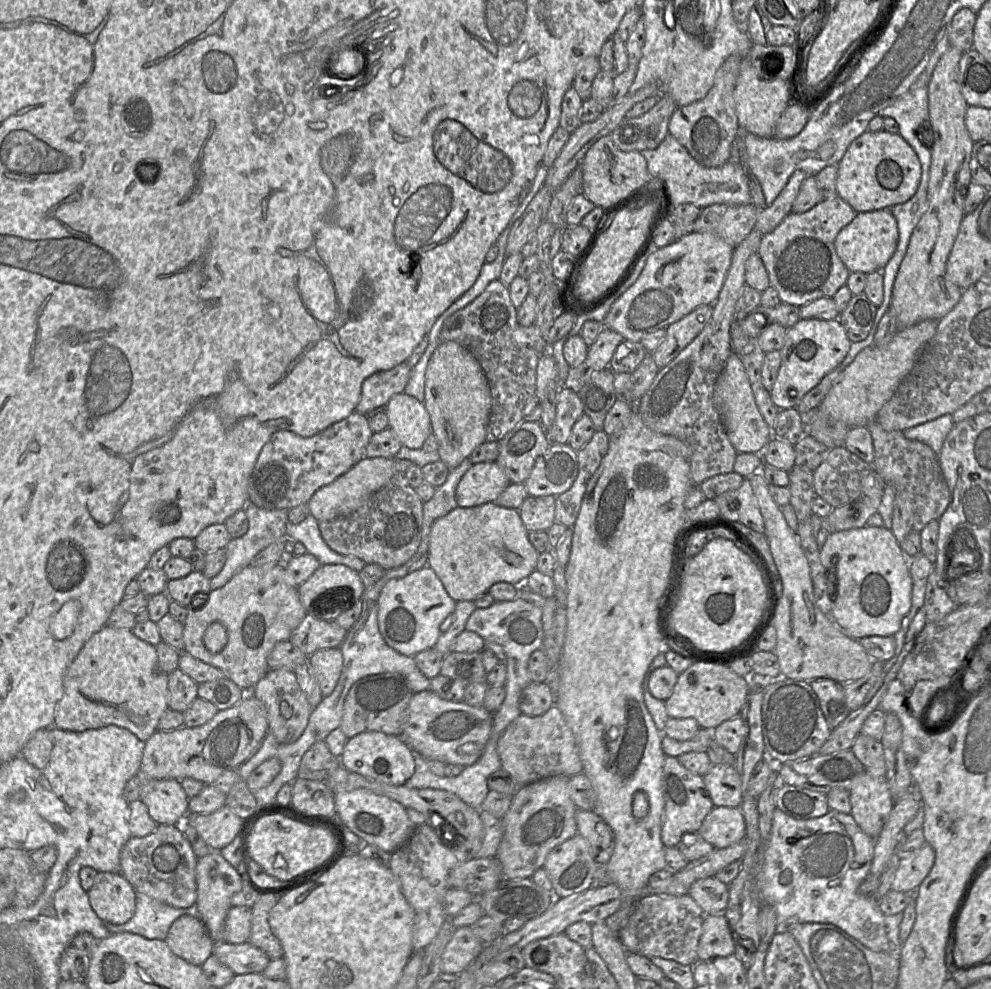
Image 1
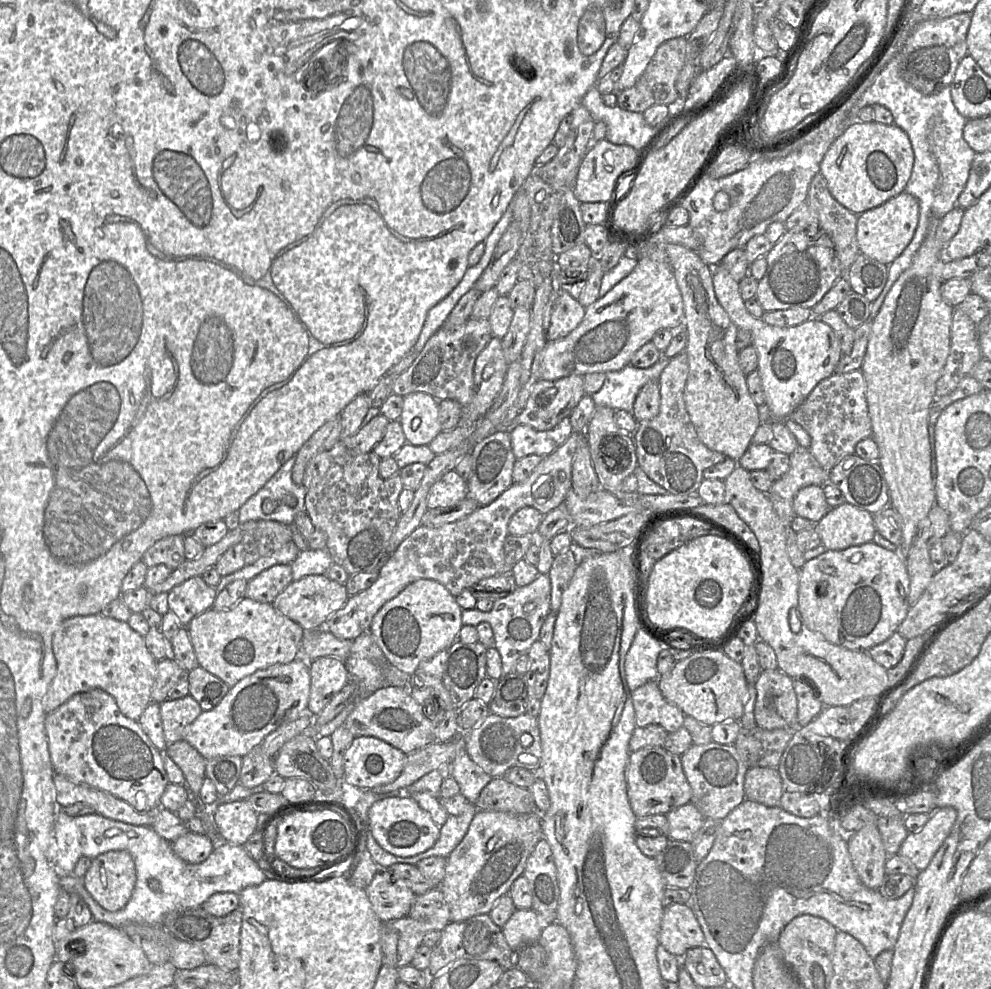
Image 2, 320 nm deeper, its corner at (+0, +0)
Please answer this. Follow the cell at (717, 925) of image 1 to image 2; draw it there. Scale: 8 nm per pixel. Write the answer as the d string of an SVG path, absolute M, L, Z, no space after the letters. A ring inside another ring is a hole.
M671 904L664 908L659 943L680 960L687 950L705 946L702 928L688 904Z

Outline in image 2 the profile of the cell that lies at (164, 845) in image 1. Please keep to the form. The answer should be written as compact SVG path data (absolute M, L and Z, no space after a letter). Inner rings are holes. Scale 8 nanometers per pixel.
M190 831L170 843L174 853L189 864L202 863L215 848L215 841L209 835Z

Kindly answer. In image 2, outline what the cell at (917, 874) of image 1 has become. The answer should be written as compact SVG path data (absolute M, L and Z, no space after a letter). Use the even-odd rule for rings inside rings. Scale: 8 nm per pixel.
M937 808L919 832L907 835L897 854L907 857L923 871L950 834L956 818L954 808Z

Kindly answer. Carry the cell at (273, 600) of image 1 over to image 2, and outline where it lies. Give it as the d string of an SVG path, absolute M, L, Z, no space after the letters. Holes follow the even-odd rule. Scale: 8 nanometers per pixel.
M242 598L229 610L213 607L194 617L187 630L198 666L219 677L230 688L241 679L275 664L287 664L301 656L305 630L270 603Z

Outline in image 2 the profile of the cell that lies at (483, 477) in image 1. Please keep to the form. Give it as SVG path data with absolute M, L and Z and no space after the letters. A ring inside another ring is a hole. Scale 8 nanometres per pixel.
M455 471L444 474L431 487L428 498L428 509L451 507L468 497L467 482Z

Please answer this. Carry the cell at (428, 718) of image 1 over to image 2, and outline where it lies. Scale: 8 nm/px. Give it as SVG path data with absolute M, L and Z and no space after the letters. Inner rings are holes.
M385 685L370 696L358 699L343 725L355 737L379 738L406 755L435 742L435 724L424 715L422 707L410 695L408 686Z

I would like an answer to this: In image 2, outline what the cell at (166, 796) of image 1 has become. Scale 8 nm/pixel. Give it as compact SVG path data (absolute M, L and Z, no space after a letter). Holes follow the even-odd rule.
M107 692L77 693L47 714L45 730L55 773L72 782L100 789L127 802L139 813L156 812L169 784L163 753L150 741L137 720L126 717Z

